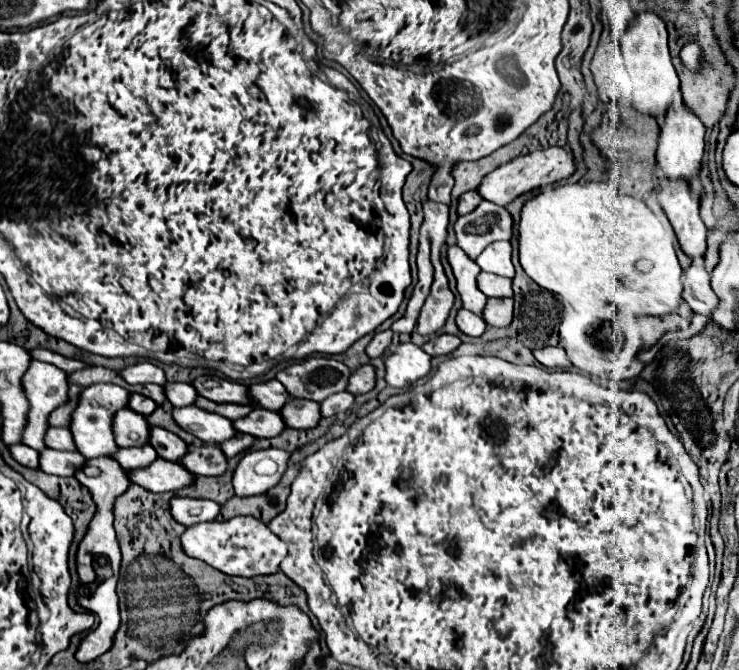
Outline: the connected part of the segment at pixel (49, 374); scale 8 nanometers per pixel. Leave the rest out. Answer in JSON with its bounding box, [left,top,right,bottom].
[23,360,69,452]

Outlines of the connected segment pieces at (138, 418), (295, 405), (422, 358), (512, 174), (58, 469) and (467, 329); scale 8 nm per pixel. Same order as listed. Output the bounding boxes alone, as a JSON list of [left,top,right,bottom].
[[113,408,149,448],[281,398,321,428],[385,344,431,388],[477,148,577,204],[39,448,85,476],[457,308,487,336]]

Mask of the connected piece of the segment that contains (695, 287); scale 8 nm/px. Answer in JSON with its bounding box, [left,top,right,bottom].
[683,262,717,316]

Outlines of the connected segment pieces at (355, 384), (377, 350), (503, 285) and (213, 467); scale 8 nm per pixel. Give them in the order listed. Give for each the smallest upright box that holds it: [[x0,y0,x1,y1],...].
[[347,364,377,394],[367,330,393,358],[477,272,513,298],[181,444,227,476]]

